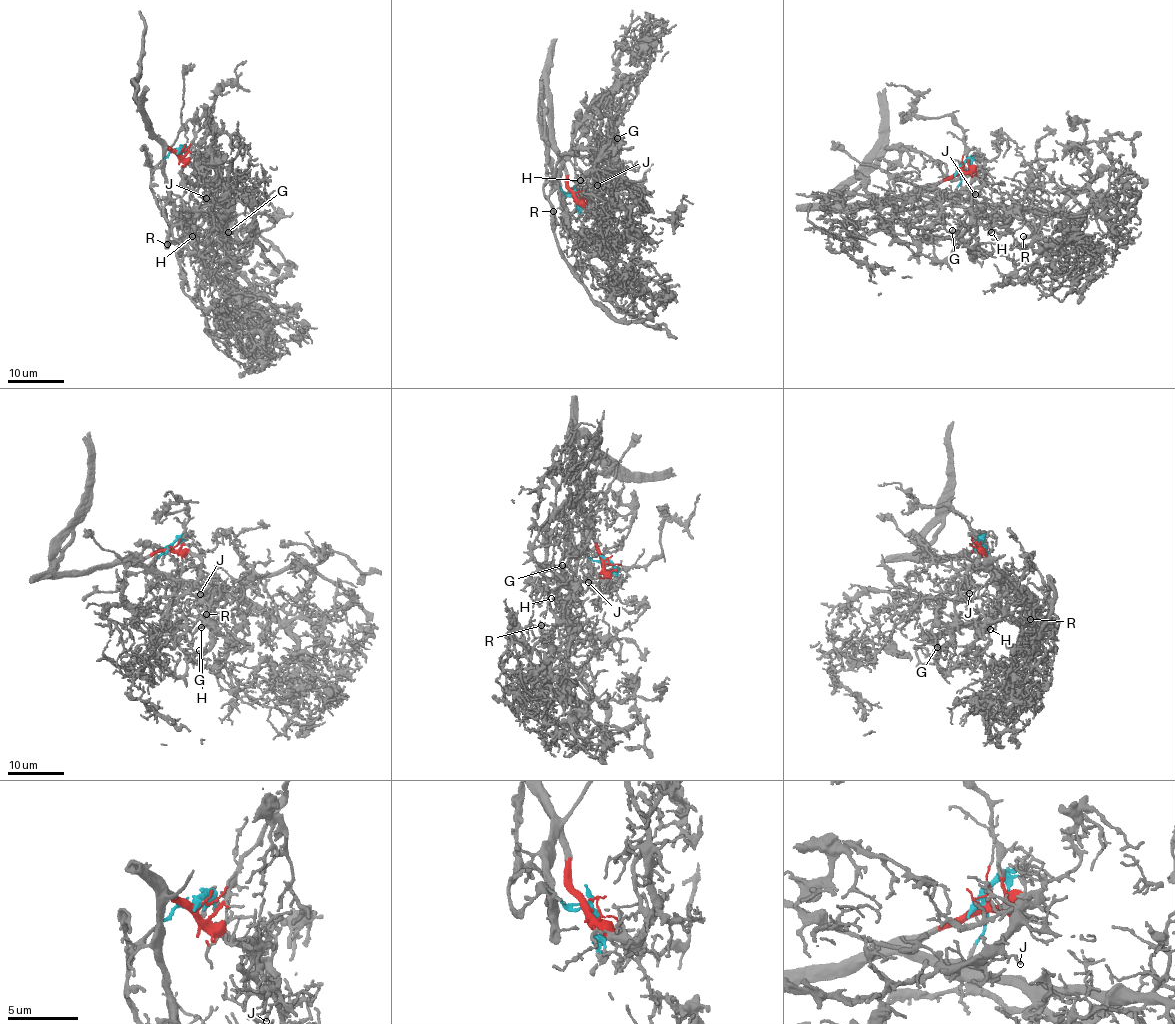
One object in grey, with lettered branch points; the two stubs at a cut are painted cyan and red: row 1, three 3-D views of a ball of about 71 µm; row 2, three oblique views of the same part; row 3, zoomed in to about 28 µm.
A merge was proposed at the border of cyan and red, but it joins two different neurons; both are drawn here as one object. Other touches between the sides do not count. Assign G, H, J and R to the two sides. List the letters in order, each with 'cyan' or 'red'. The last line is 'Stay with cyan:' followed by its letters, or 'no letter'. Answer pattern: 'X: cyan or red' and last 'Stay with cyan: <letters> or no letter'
G: red
H: red
J: red
R: cyan
Stay with cyan: R

